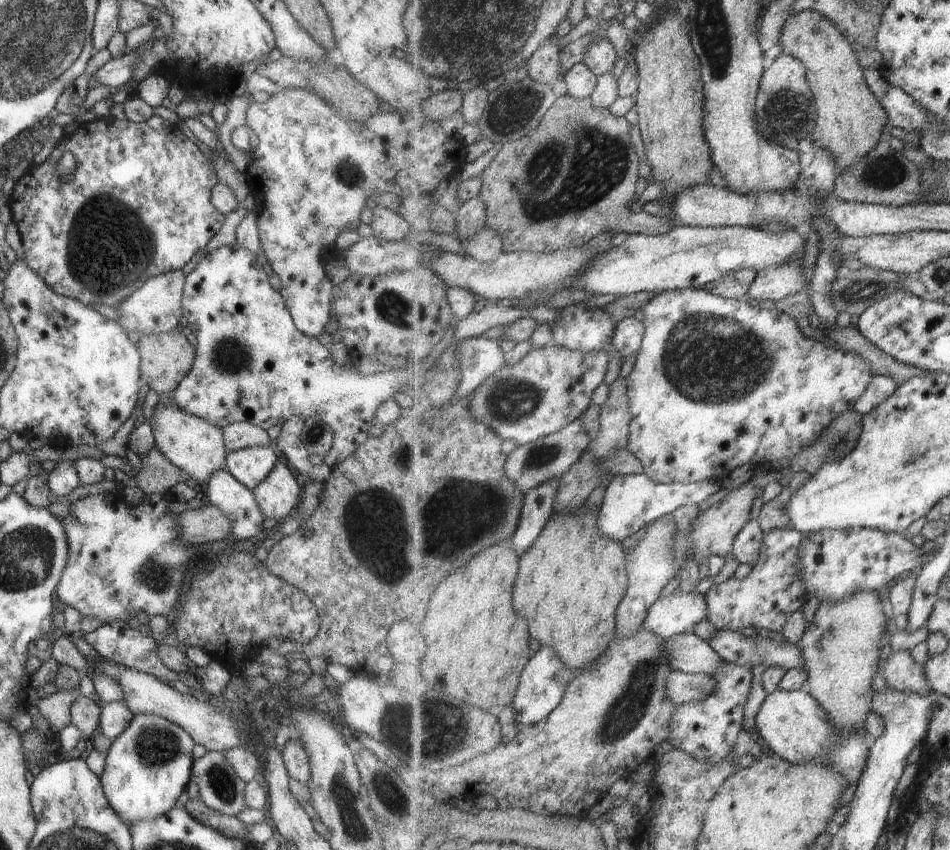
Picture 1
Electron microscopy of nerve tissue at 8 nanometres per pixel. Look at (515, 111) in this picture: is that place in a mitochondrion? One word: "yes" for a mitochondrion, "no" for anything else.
yes

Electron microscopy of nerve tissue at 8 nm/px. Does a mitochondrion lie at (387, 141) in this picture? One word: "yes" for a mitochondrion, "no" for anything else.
no

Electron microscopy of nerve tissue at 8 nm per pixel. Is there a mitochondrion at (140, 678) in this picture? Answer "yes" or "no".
no

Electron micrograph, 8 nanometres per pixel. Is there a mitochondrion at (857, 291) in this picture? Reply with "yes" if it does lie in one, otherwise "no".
yes

